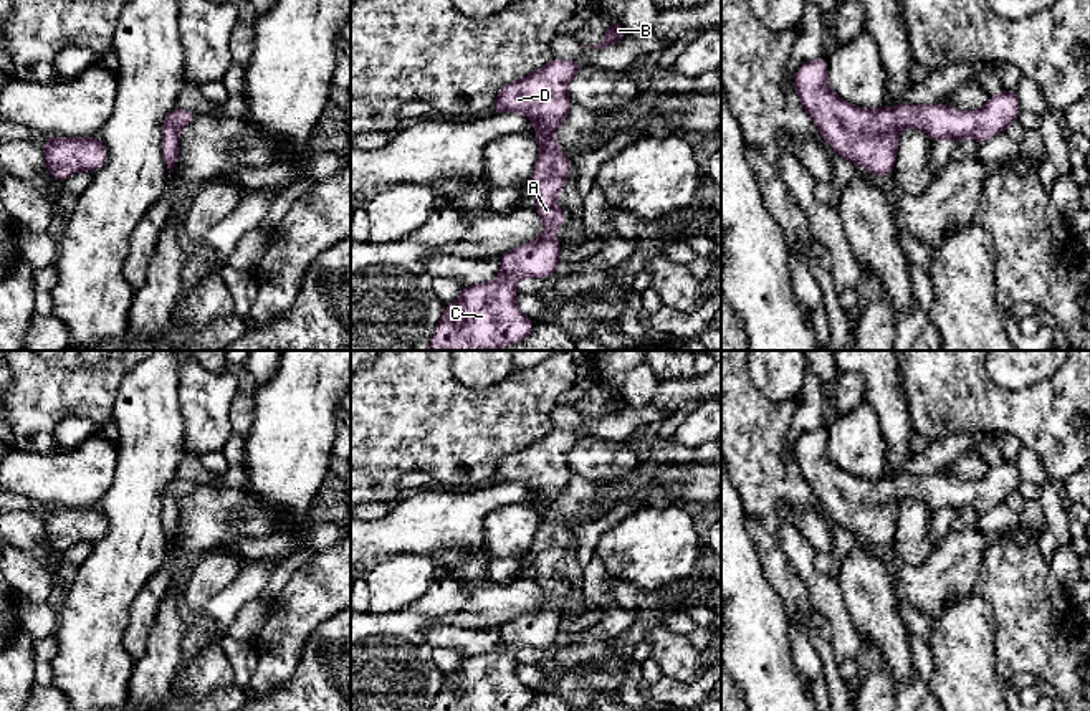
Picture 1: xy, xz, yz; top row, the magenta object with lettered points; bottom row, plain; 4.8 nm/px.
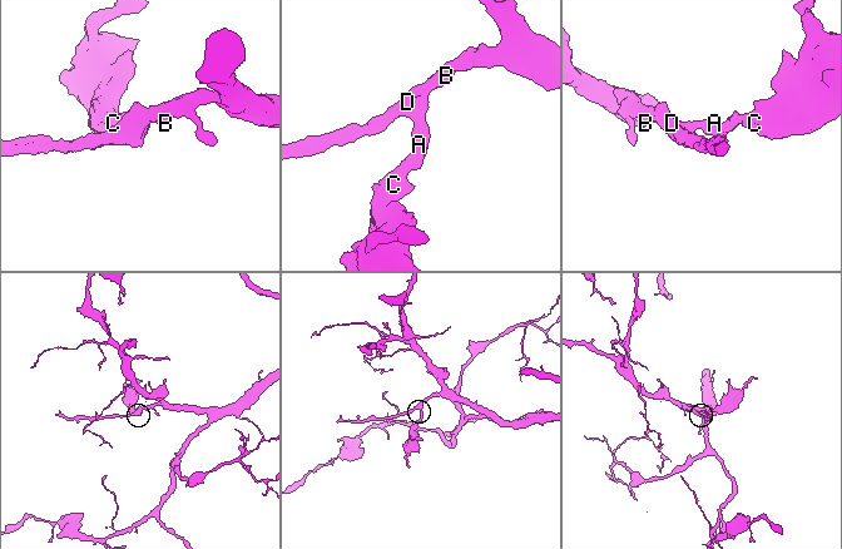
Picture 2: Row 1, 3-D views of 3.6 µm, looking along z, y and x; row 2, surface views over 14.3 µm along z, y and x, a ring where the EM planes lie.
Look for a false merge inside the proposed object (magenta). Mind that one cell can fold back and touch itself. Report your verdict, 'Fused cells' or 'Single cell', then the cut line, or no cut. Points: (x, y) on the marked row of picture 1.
Single cell. No split

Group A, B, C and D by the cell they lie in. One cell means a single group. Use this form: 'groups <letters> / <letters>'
groups A B C D

